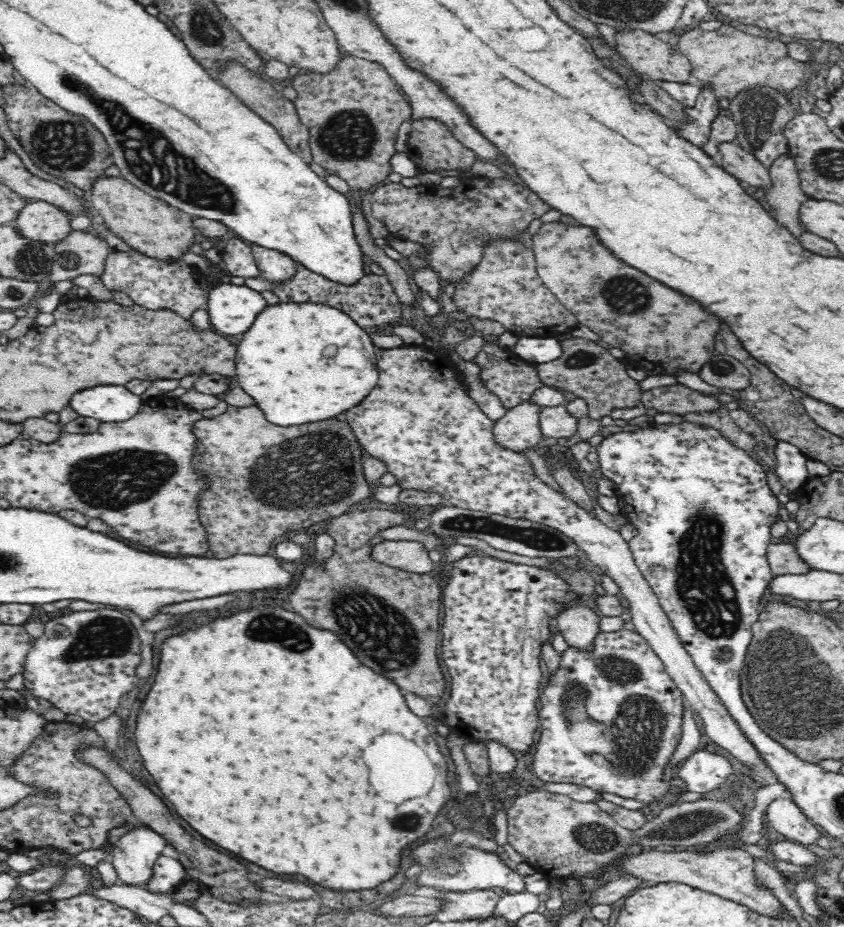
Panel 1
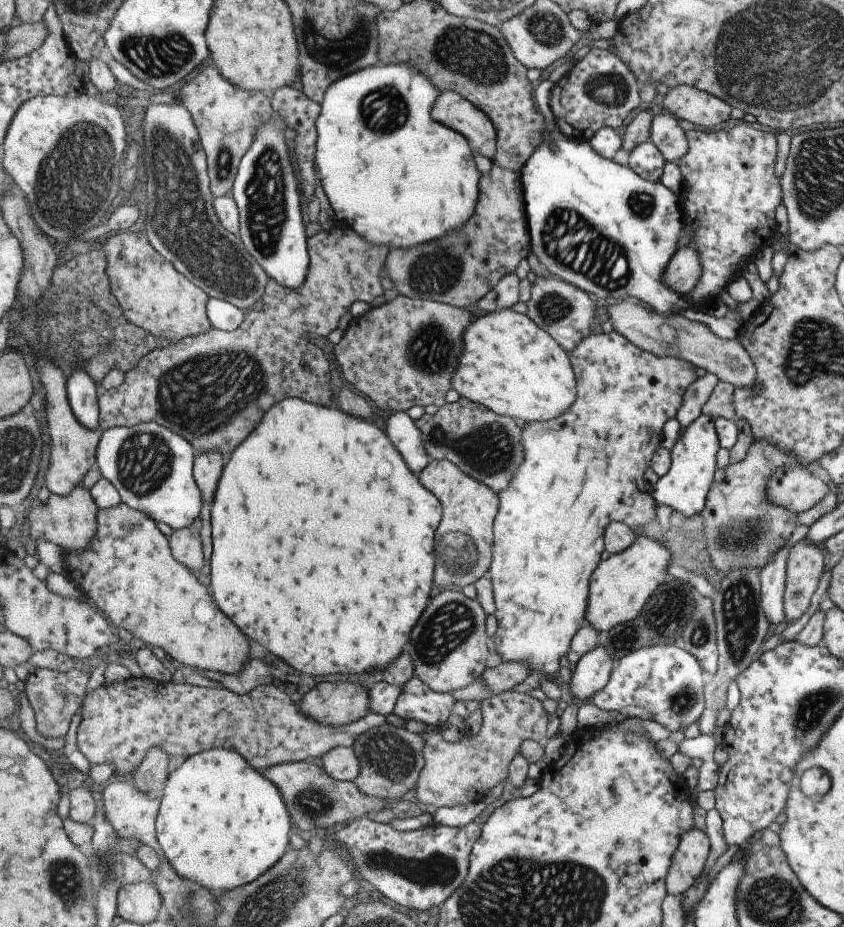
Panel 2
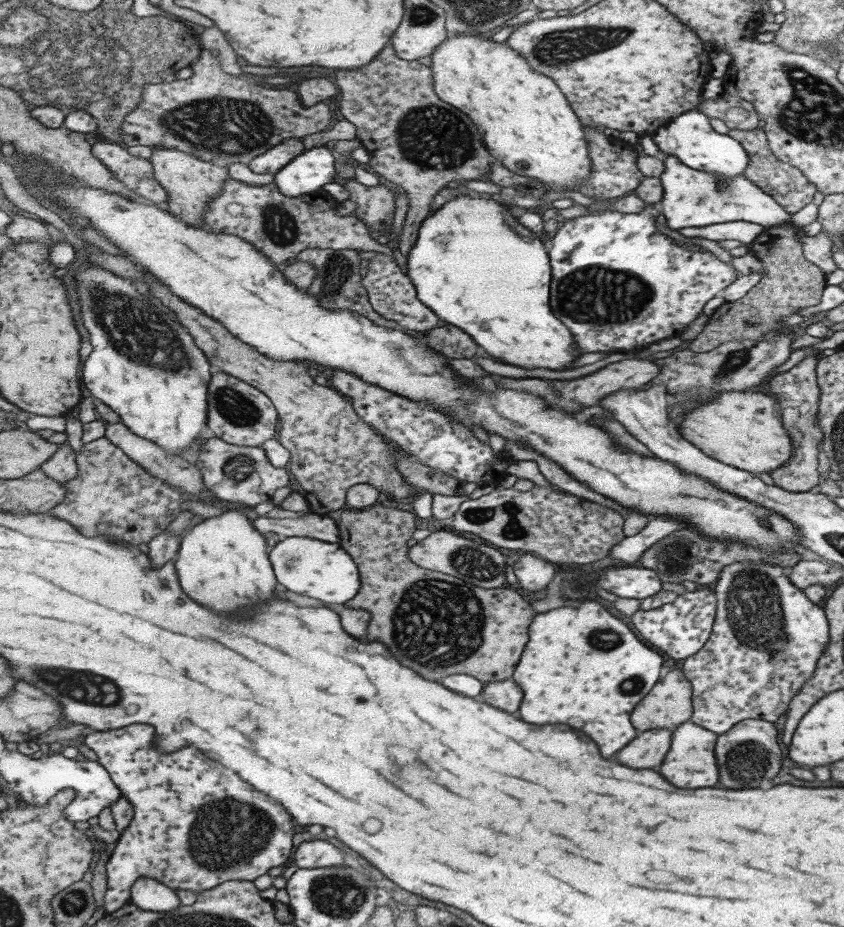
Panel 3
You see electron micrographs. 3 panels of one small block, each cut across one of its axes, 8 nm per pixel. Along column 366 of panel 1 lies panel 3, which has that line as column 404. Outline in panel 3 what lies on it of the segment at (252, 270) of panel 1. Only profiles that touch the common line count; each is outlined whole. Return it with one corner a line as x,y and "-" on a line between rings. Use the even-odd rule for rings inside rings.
379,254
373,260
369,260
367,268
369,268
369,272
365,276
365,288
369,290
369,298
371,298
377,312
381,312
387,320
393,320
397,324
397,328
417,332
421,336
425,336
427,332
431,332
439,326
439,322
443,318
435,316
437,312
433,312
433,308
429,308
419,298
419,290
413,284
413,278
407,274
407,270
401,262
401,256
395,254
395,260
393,260
387,254

